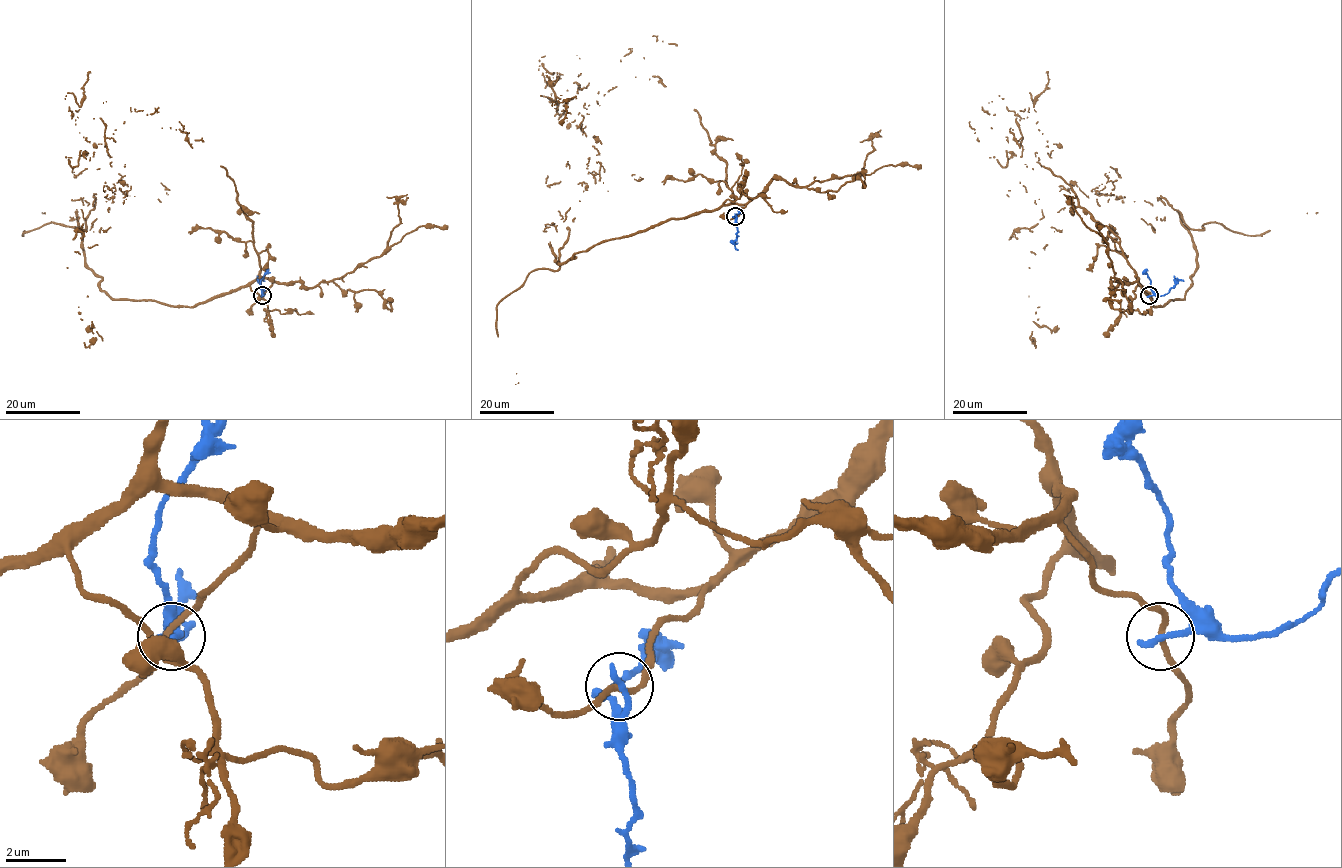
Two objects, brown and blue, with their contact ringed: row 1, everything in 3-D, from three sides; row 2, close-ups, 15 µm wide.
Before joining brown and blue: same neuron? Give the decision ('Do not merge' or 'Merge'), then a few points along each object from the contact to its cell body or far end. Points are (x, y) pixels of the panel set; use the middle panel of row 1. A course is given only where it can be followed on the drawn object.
Do not merge. Course of brown: (736, 216), (746, 204), (560, 263), (544, 229), (601, 163), (583, 118), (541, 95), (571, 98), (557, 100). Course of blue: (736, 216), (738, 233), (734, 244), (738, 249)

